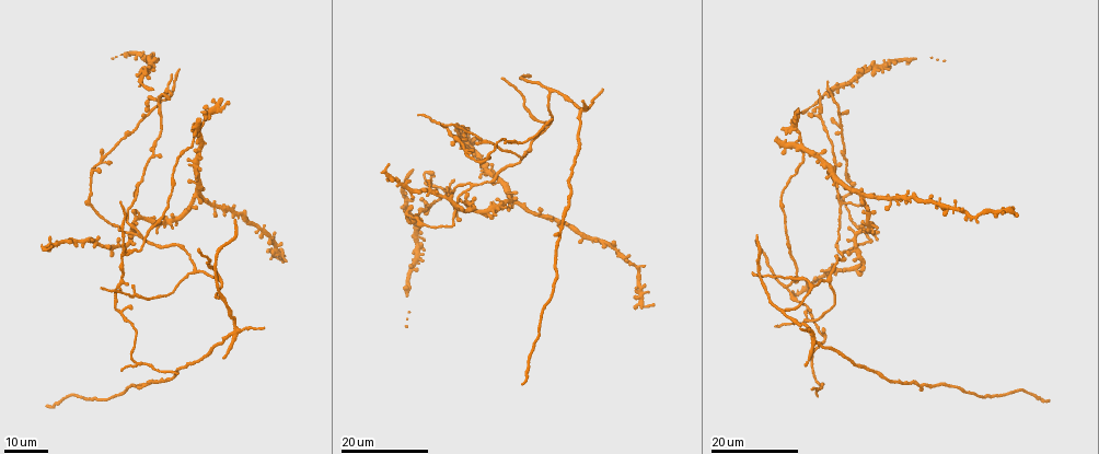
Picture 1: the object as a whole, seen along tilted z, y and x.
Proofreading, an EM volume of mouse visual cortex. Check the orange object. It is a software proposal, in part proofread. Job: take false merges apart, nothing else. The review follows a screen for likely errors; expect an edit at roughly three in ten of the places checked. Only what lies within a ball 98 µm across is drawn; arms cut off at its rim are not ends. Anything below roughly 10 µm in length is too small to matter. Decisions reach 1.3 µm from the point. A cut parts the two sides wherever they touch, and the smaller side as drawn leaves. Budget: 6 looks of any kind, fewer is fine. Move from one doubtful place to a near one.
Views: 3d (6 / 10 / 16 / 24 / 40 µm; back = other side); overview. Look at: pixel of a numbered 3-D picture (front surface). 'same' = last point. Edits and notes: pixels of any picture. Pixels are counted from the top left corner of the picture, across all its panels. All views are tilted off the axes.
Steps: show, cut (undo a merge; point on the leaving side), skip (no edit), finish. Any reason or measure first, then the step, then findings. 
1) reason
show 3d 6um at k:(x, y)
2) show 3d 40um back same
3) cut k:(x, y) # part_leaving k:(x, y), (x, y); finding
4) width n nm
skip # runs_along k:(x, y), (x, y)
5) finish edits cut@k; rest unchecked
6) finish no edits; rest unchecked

show 3d 16um at 1:(866, 195)

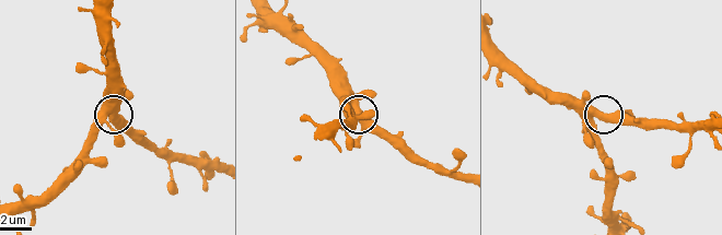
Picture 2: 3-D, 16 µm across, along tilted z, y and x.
zoom in
show 3d 6um at 2:(118, 110)

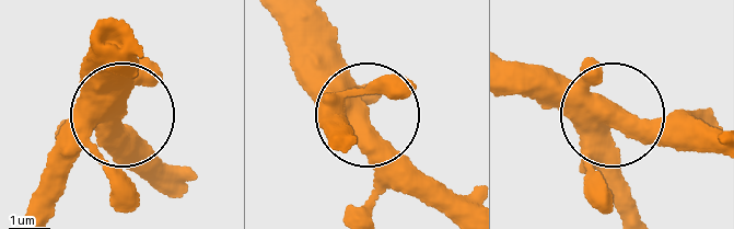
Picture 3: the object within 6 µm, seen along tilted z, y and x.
side_arm 50 um
skip # continuous, no second neuron

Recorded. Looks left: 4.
arms part here
show 3d 24um at 1:(530, 152)

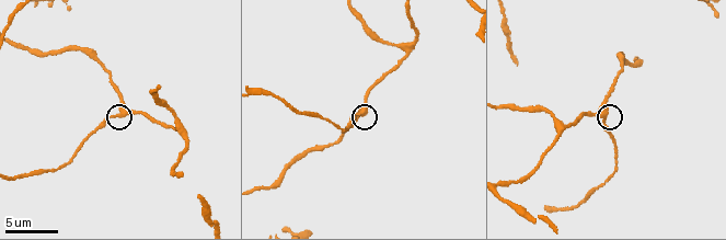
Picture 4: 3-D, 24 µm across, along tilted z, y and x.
closer look
show 3d 6um at 4:(361, 112)

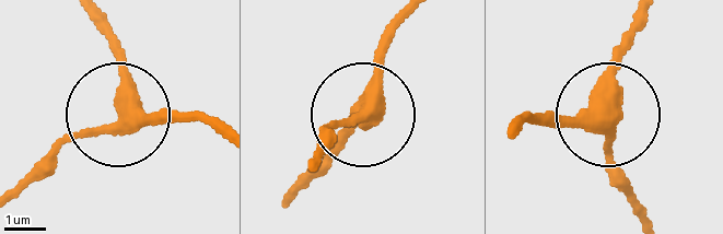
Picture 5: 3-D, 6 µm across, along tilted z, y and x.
width 310 nm
skip # runs_along 5:(91, 12), (119, 106), (18, 183); continuous, no second neuron

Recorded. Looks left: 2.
side arm on a straight run
show 3d 16um at 1:(450, 135)

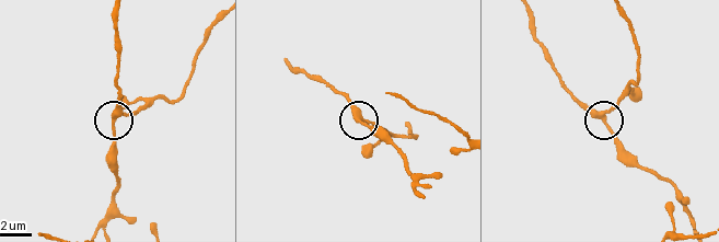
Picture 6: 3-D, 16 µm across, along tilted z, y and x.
show 3d 6um at 6:(112, 119)

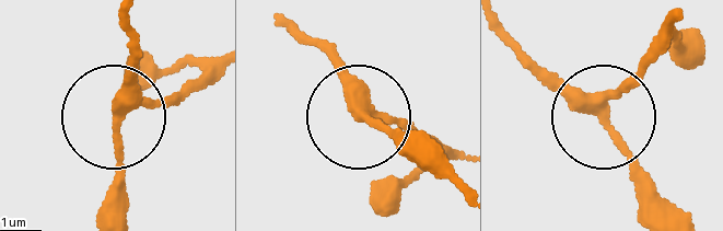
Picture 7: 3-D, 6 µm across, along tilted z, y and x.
skip # runs_along 7:(218, 64), (120, 114), (138, 37); one neuron here

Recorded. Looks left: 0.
finish no edits; rest unchecked

